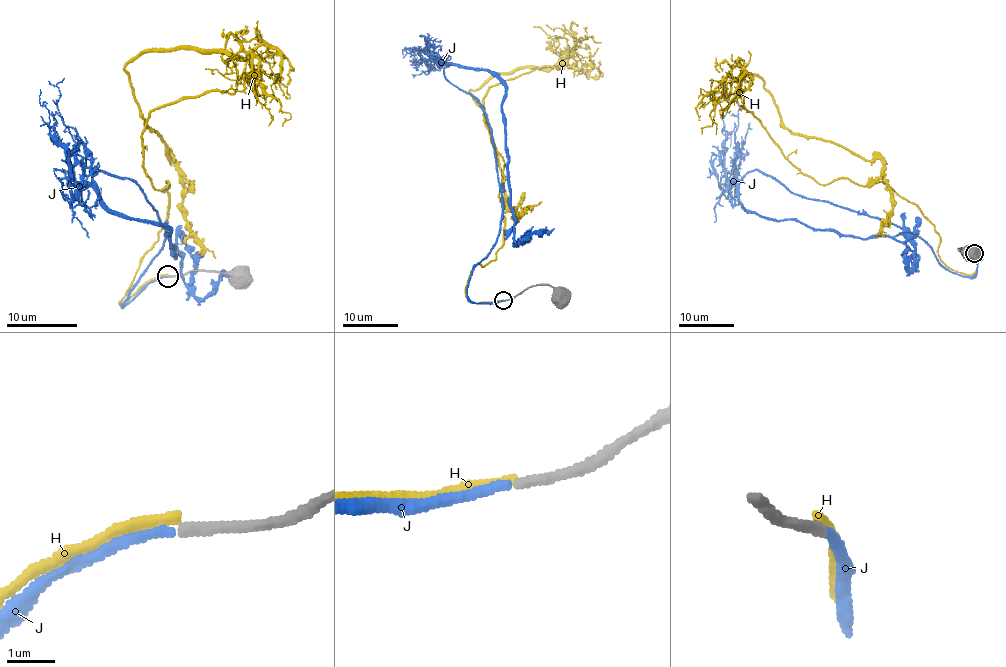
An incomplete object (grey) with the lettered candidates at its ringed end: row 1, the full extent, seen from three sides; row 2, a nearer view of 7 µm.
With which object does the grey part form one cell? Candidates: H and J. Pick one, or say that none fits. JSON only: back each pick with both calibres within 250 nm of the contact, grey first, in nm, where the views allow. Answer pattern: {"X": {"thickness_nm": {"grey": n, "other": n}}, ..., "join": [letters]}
{"J": {"thickness_nm": {"grey": 240, "other": 200}}, "join": ["J"]}

